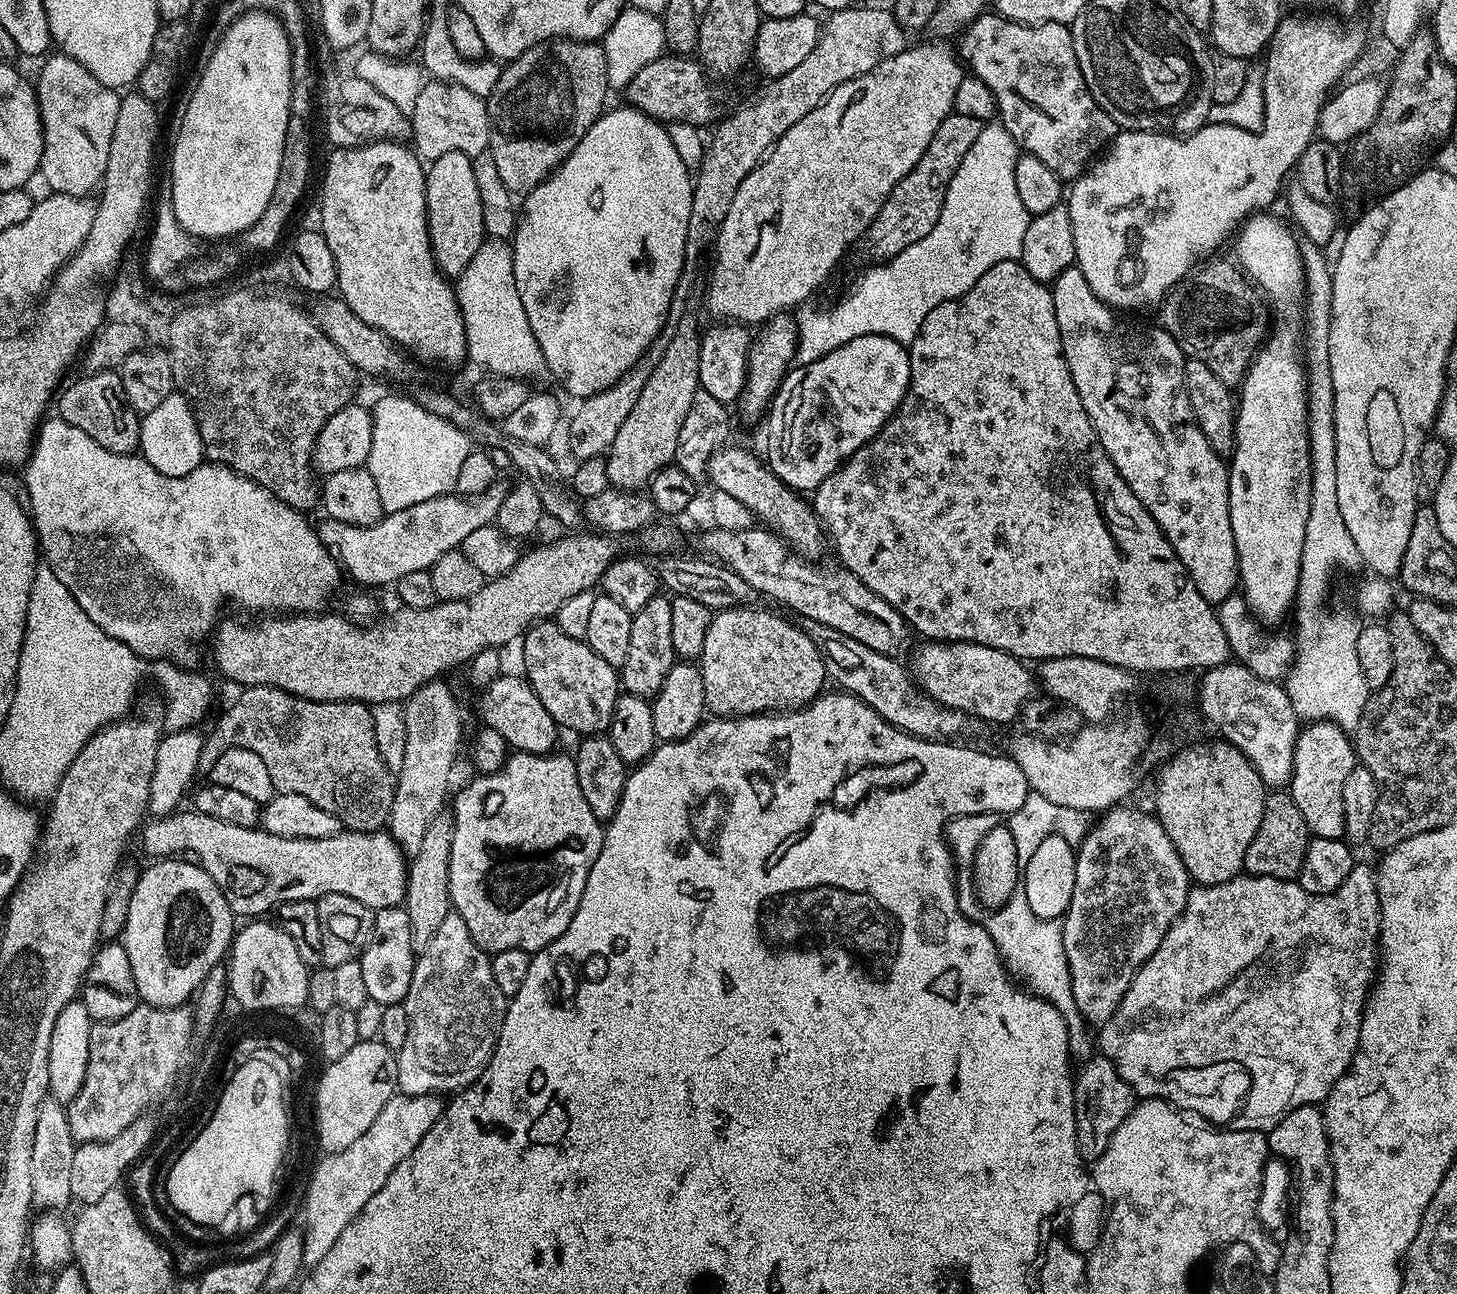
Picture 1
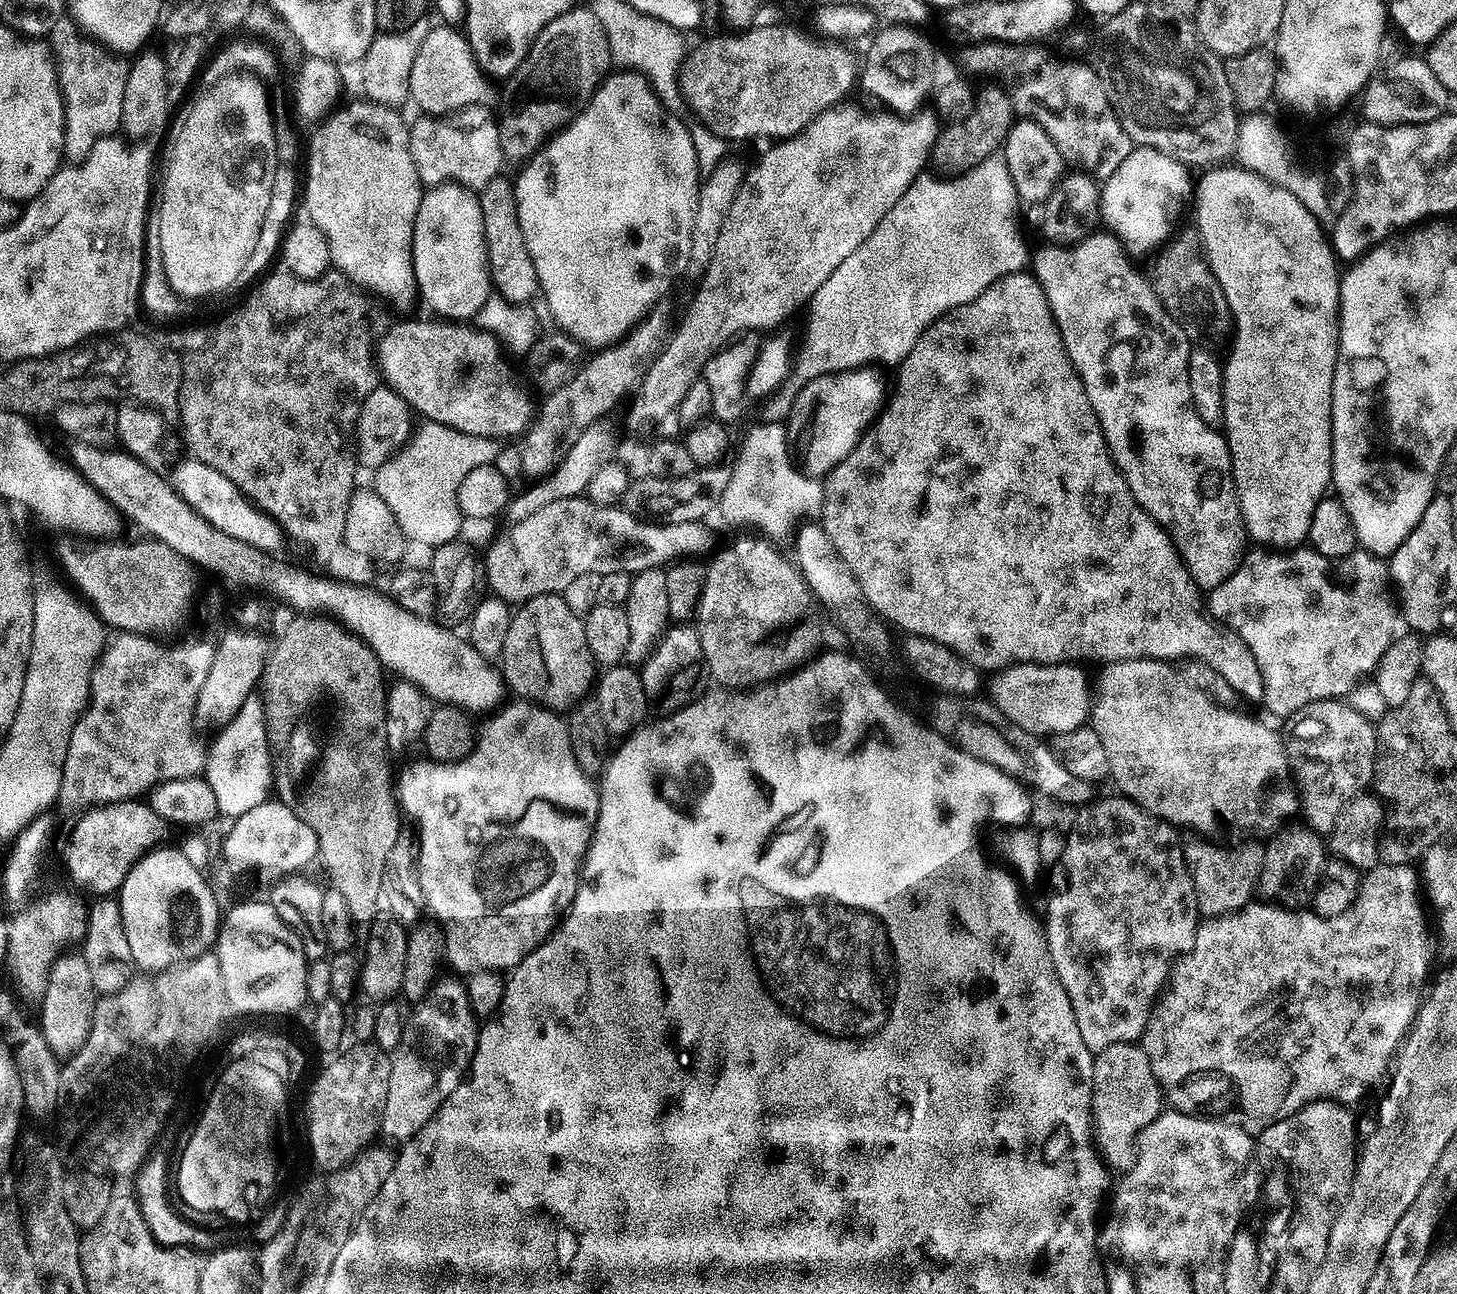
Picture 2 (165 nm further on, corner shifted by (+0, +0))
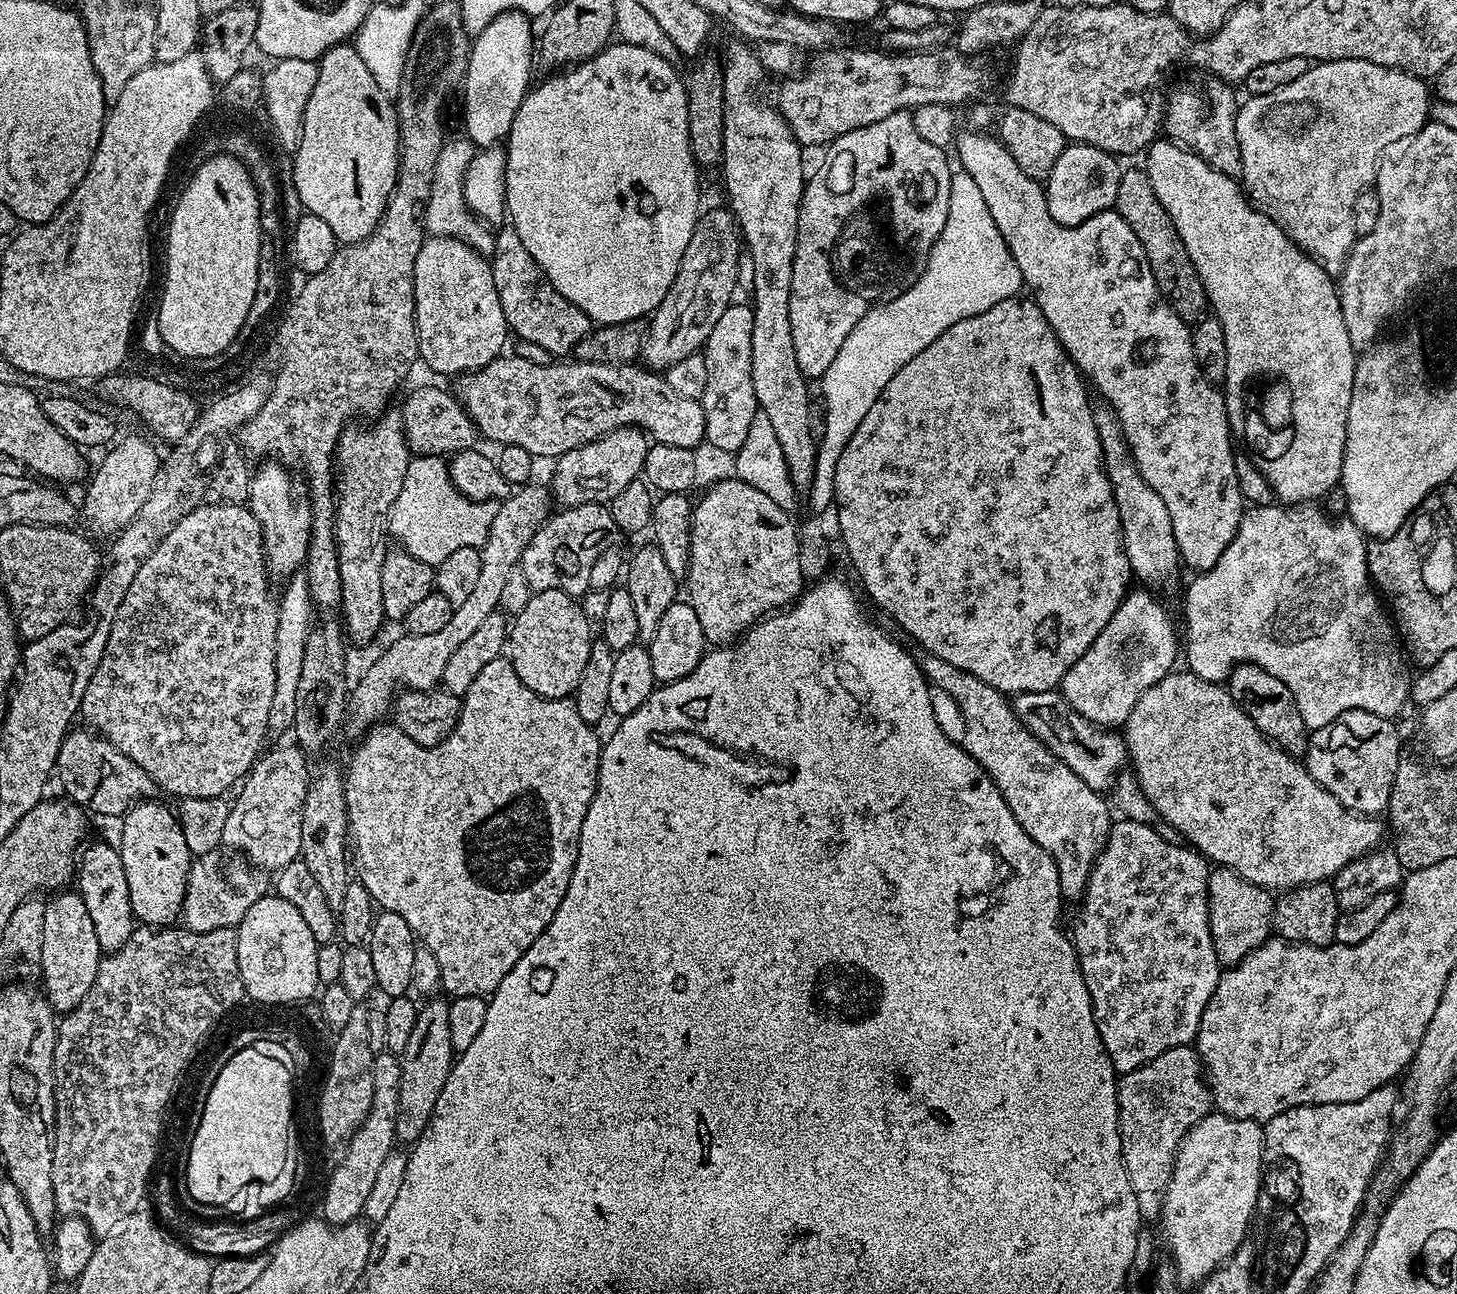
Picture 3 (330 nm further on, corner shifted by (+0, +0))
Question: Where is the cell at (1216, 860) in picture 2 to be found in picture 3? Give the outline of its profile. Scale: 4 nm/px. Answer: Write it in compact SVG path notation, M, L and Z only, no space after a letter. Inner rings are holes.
M1213 867L1208 874L1208 921L1214 942L1214 954L1221 966L1242 962L1258 946L1269 939L1272 928L1274 896L1269 889L1259 888L1237 872Z

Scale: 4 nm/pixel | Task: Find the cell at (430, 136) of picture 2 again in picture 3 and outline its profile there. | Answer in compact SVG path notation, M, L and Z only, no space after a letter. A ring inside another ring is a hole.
M449 139L438 154L438 164L434 166L434 182L430 190L430 202L426 206L424 215L424 231L433 236L454 238L458 242L470 246L478 255L491 258L494 254L496 232L468 208L466 198L463 196L463 182L466 178L467 167L470 166L477 149L471 140L459 139Z

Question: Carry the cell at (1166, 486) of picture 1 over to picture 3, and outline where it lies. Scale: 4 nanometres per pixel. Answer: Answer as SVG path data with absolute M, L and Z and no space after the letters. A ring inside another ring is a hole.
M984 130L971 131L961 131L957 135L954 152L960 155L959 167L966 174L970 174L970 178L974 178L978 191L982 193L982 199L986 201L986 210L990 210L990 218L994 218L994 226L998 226L998 234L1002 234L1002 238L1022 274L1023 287L1032 291L1029 292L1031 299L1035 300L1036 305L1042 310L1046 322L1050 322L1058 342L1064 347L1071 360L1076 363L1080 375L1093 389L1096 387L1100 391L1099 399L1111 408L1112 415L1115 416L1116 423L1120 425L1120 433L1126 438L1128 448L1132 452L1132 457L1142 478L1146 478L1150 490L1154 490L1154 494L1158 494L1158 498L1162 498L1162 503L1166 506L1167 513L1170 514L1170 526L1174 526L1174 538L1180 551L1181 561L1187 567L1189 564L1190 567L1196 568L1192 570L1197 573L1209 572L1218 562L1218 558L1222 558L1222 550L1226 550L1226 546L1230 546L1230 542L1234 542L1234 534L1238 534L1238 526L1246 511L1246 501L1242 490L1239 489L1238 475L1235 473L1237 453L1234 449L1232 450L1234 437L1228 426L1224 393L1213 381L1204 377L1198 366L1198 358L1194 358L1192 328L1185 324L1182 318L1178 318L1178 314L1174 314L1171 306L1164 301L1164 296L1154 282L1150 262L1146 262L1146 250L1142 250L1142 242L1138 242L1134 230L1130 230L1130 226L1126 226L1124 219L1115 210L1094 214L1094 218L1090 218L1078 226L1062 226L1058 222L1054 222L1054 218L1050 218L1048 193L1045 185L1023 172L1018 167L1018 162L1014 162L1010 150L1006 150L1004 143L995 135L987 136L989 133Z

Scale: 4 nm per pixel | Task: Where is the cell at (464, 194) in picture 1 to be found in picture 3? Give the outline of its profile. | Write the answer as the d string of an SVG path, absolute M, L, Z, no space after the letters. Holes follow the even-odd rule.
M429 235L422 250L418 250L418 262L414 262L414 294L419 359L430 371L459 378L484 368L505 351L504 343L510 340L510 333L506 314L502 314L502 302L498 302L498 290L494 290L492 266L470 246L449 236Z

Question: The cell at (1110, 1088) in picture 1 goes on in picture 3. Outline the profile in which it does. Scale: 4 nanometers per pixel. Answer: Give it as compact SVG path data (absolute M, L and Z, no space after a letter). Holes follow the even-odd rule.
M1174 1046L1158 1054L1158 1058L1138 1066L1138 1070L1123 1073L1116 1085L1116 1101L1120 1111L1124 1165L1132 1188L1144 1198L1151 1192L1163 1193L1172 1176L1172 1164L1182 1138L1214 1108L1200 1055L1195 1047Z

